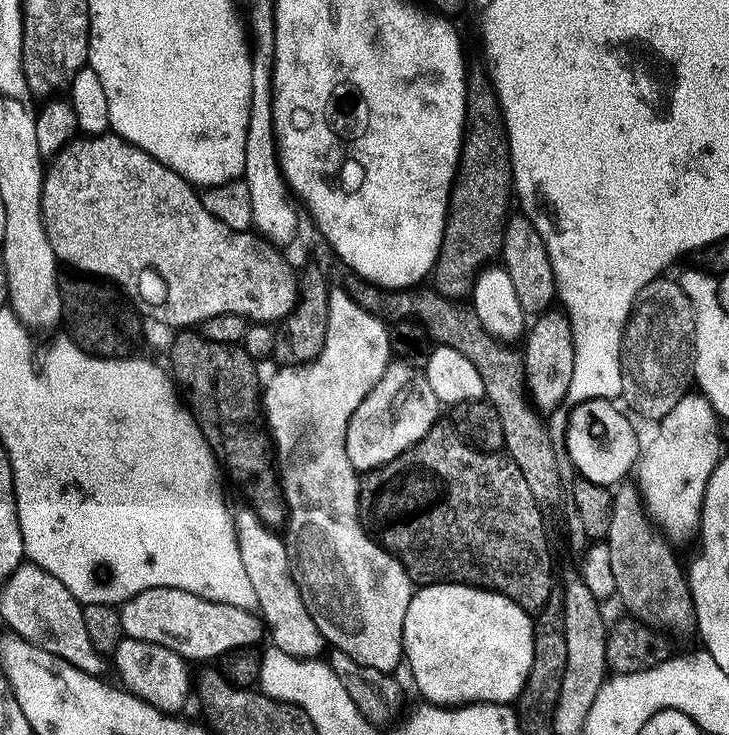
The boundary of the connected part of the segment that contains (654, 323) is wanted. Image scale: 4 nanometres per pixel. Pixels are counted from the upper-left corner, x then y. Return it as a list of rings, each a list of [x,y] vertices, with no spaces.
[[[675,279],[650,282],[638,294],[632,317],[624,329],[624,390],[622,400],[633,413],[648,420],[664,420],[693,391],[696,375],[696,315],[694,306]]]

